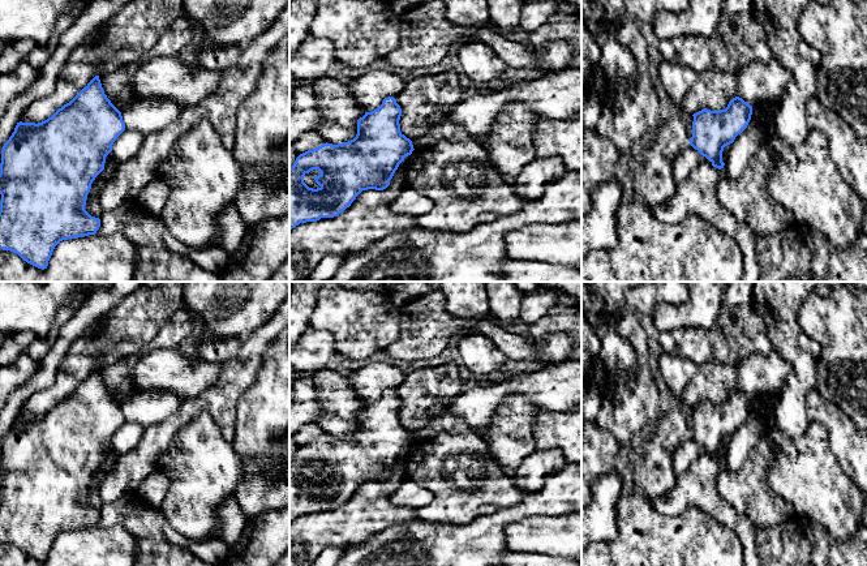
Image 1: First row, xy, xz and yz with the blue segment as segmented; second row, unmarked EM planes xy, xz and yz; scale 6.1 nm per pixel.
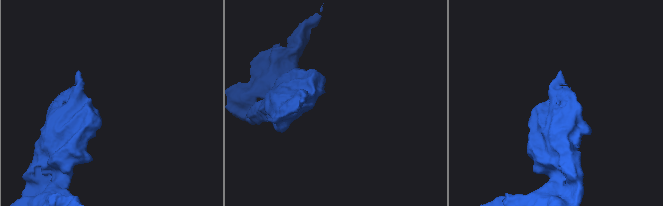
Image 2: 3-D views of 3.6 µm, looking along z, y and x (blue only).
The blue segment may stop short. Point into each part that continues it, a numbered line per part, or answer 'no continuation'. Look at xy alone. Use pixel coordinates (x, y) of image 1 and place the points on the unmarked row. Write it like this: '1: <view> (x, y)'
no continuation

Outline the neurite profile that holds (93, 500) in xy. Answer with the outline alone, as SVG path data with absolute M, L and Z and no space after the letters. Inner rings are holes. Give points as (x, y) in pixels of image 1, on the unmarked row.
M91 480L89 486L87 486L87 492L86 492L86 498L85 502L95 510L100 510L102 506L102 501L99 498L99 488L95 485L95 483Z

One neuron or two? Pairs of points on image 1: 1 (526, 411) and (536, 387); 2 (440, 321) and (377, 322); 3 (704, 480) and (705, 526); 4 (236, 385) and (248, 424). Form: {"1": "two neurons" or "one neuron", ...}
{"1": "two neurons", "2": "two neurons", "3": "two neurons", "4": "two neurons"}

